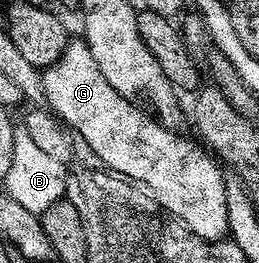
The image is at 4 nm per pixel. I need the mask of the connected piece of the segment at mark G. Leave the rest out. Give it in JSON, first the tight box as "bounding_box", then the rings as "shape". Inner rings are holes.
{"bounding_box":[41,40,229,241],"shape":[[[70,40],[58,61],[54,65],[49,65],[41,73],[41,86],[45,92],[44,104],[70,130],[73,128],[89,144],[90,151],[98,157],[96,160],[104,168],[140,183],[152,194],[157,204],[168,216],[180,221],[195,236],[205,241],[219,241],[228,234],[229,202],[225,195],[225,173],[222,166],[196,140],[193,142],[188,141],[185,137],[176,137],[171,130],[164,129],[156,121],[158,120],[156,116],[148,117],[140,109],[142,108],[140,104],[119,95],[119,91],[115,91],[115,87],[111,87],[111,83],[103,79],[103,71],[99,71],[89,50],[89,44],[85,40]]]}

